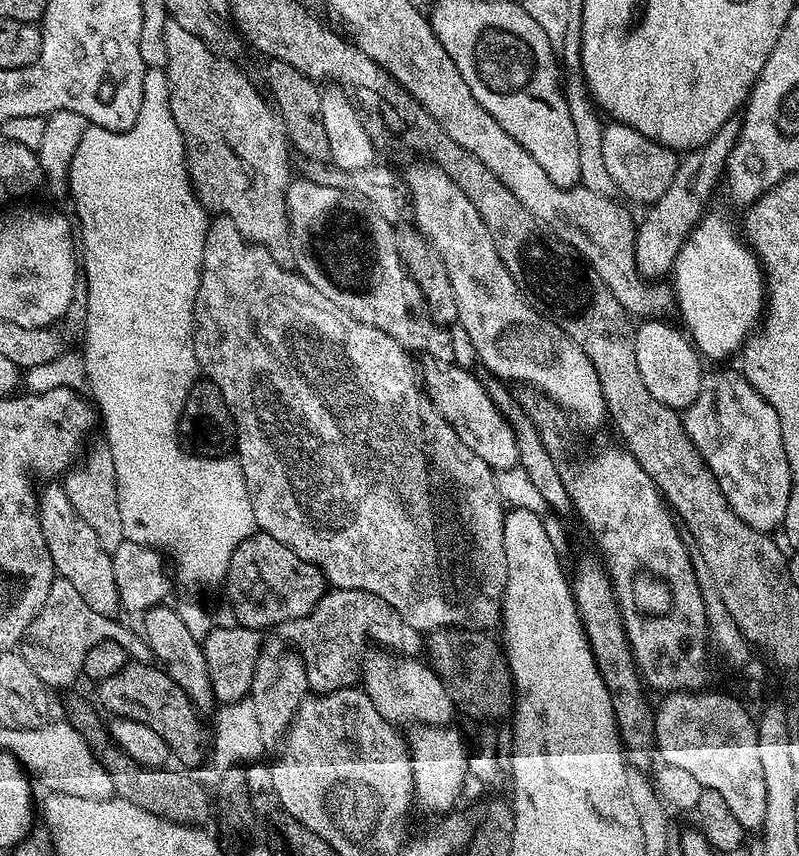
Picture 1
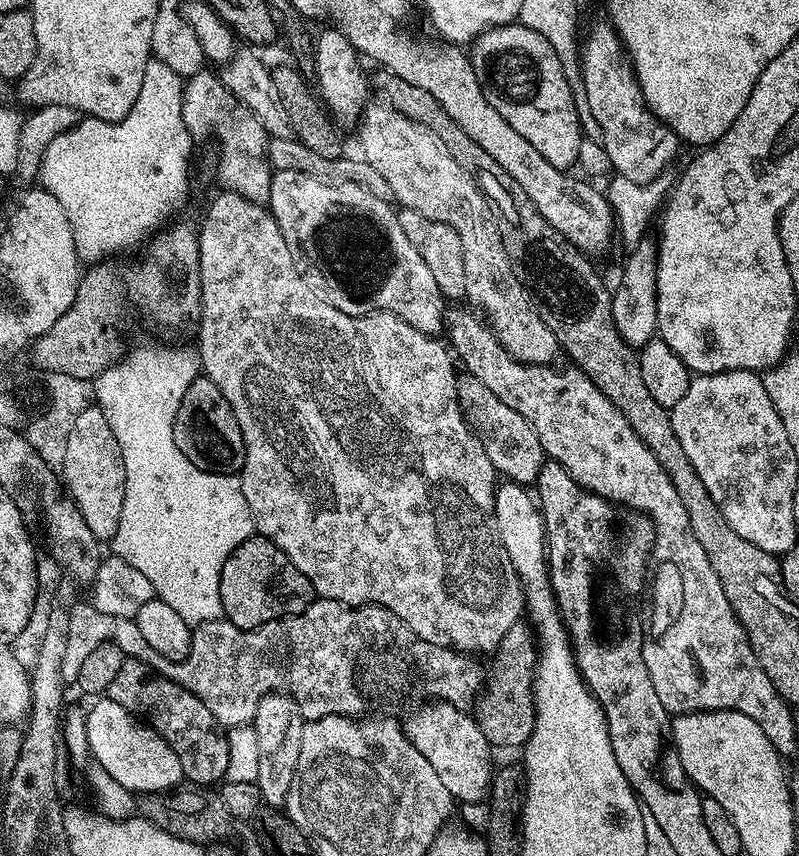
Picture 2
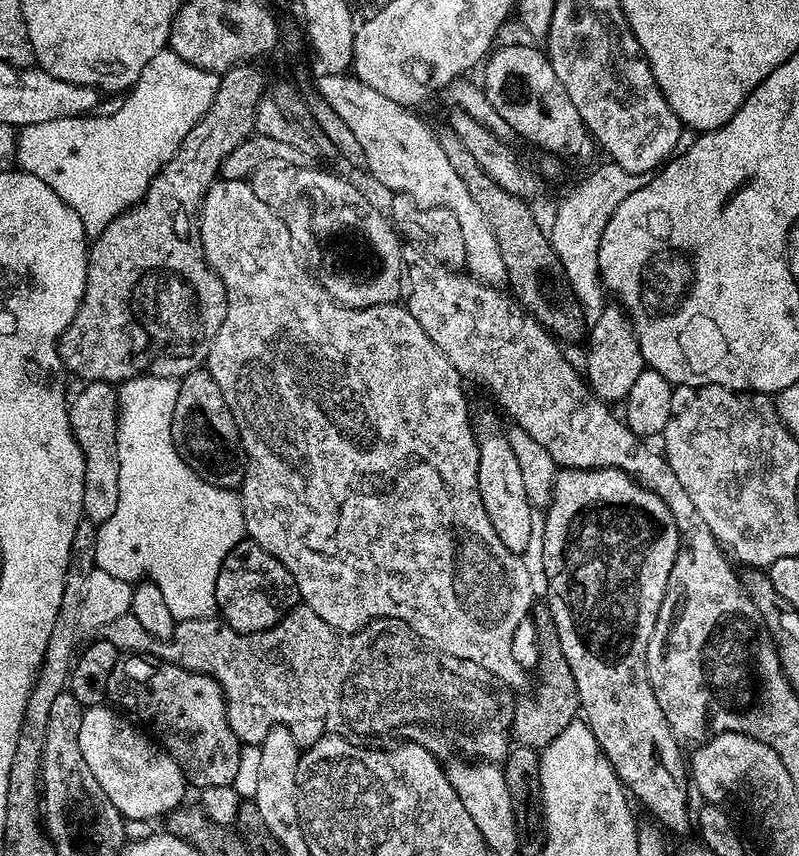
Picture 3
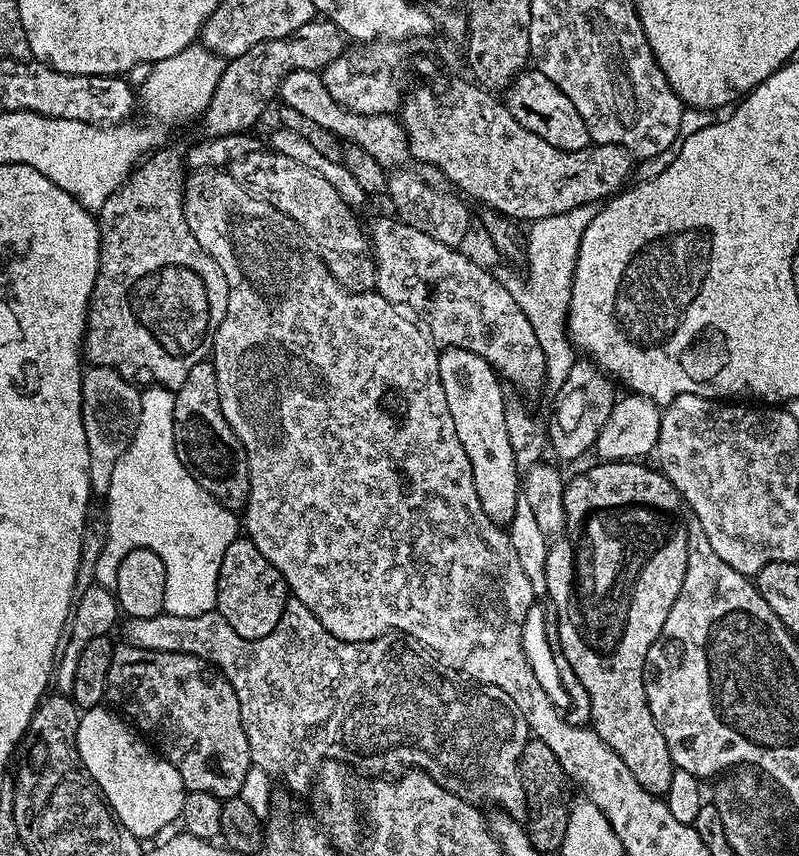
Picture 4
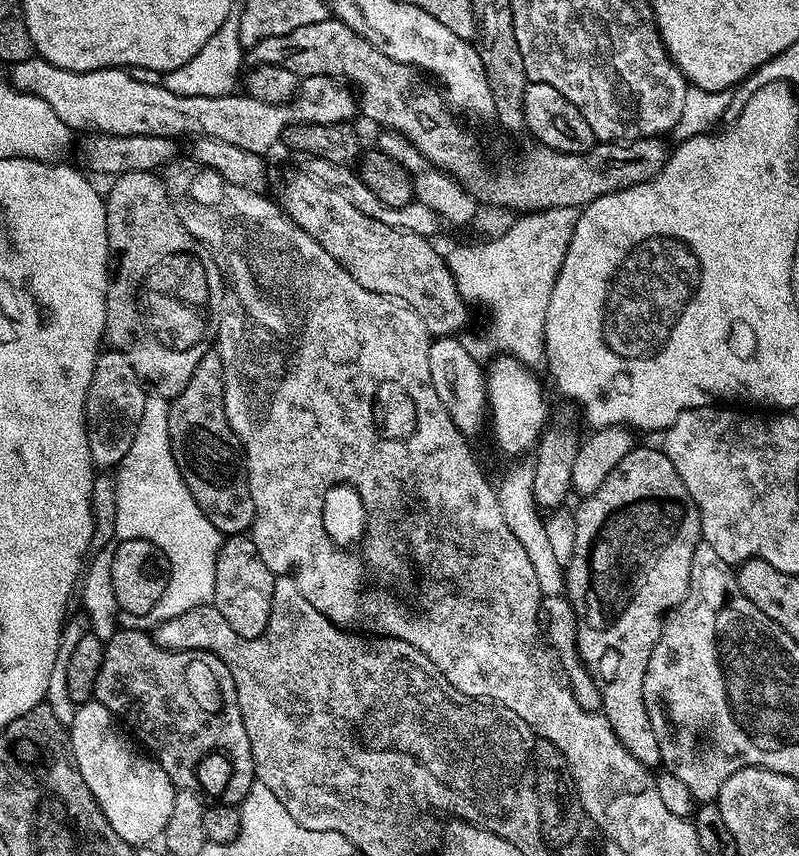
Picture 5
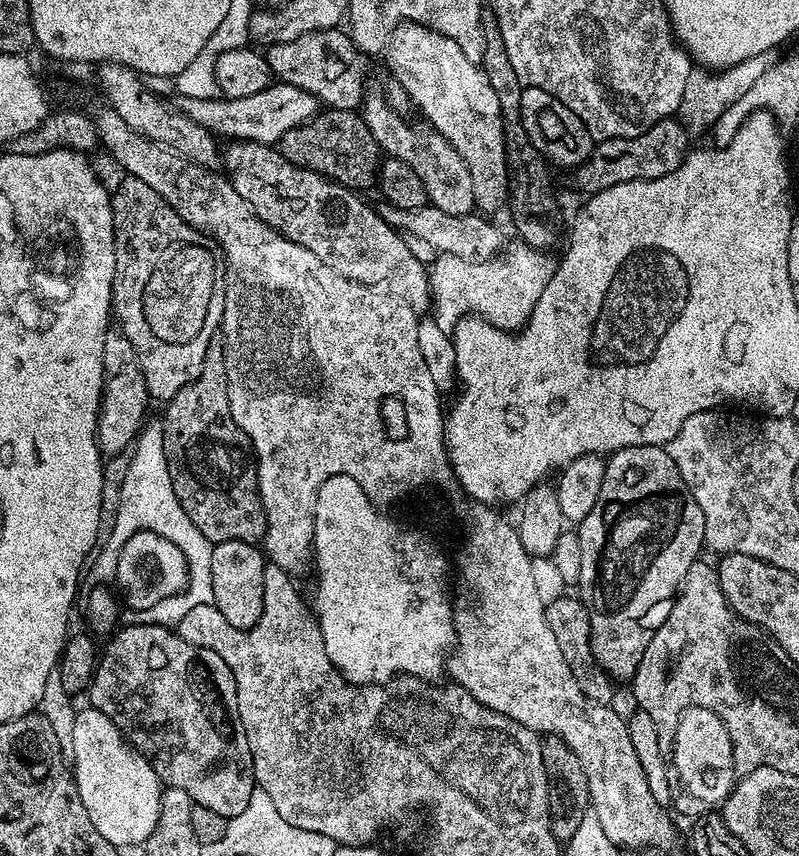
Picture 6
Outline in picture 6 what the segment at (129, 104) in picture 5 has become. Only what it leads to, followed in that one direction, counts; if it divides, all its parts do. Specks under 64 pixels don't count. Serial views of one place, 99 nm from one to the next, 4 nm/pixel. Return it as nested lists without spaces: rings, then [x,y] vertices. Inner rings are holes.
[[[296,82],[287,83],[273,83],[266,90],[258,94],[250,94],[246,98],[203,100],[180,96],[178,108],[185,116],[194,118],[198,126],[202,126],[217,137],[232,136],[228,138],[236,142],[276,146],[279,145],[282,134],[286,134],[286,130],[305,124],[322,108],[322,104],[316,101],[315,94],[304,89],[307,87]]]

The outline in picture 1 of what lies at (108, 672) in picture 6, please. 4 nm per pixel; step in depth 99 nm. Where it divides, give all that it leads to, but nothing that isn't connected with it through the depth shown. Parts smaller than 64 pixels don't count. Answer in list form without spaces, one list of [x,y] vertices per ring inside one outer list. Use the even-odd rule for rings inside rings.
[[[129,662],[124,665],[114,678],[99,681],[100,700],[104,703],[103,711],[113,717],[132,719],[143,726],[150,726],[151,730],[166,742],[177,765],[188,770],[196,770],[204,759],[210,756],[210,728],[200,721],[201,713],[194,710],[192,699],[189,698],[173,680],[168,677],[163,667],[155,663],[138,664]]]

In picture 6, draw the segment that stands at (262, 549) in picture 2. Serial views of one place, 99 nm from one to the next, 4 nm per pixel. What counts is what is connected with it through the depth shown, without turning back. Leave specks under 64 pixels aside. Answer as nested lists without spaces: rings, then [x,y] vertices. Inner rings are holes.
[[[231,540],[212,545],[210,554],[210,586],[214,586],[216,609],[235,628],[253,628],[262,618],[266,557],[256,544]]]

